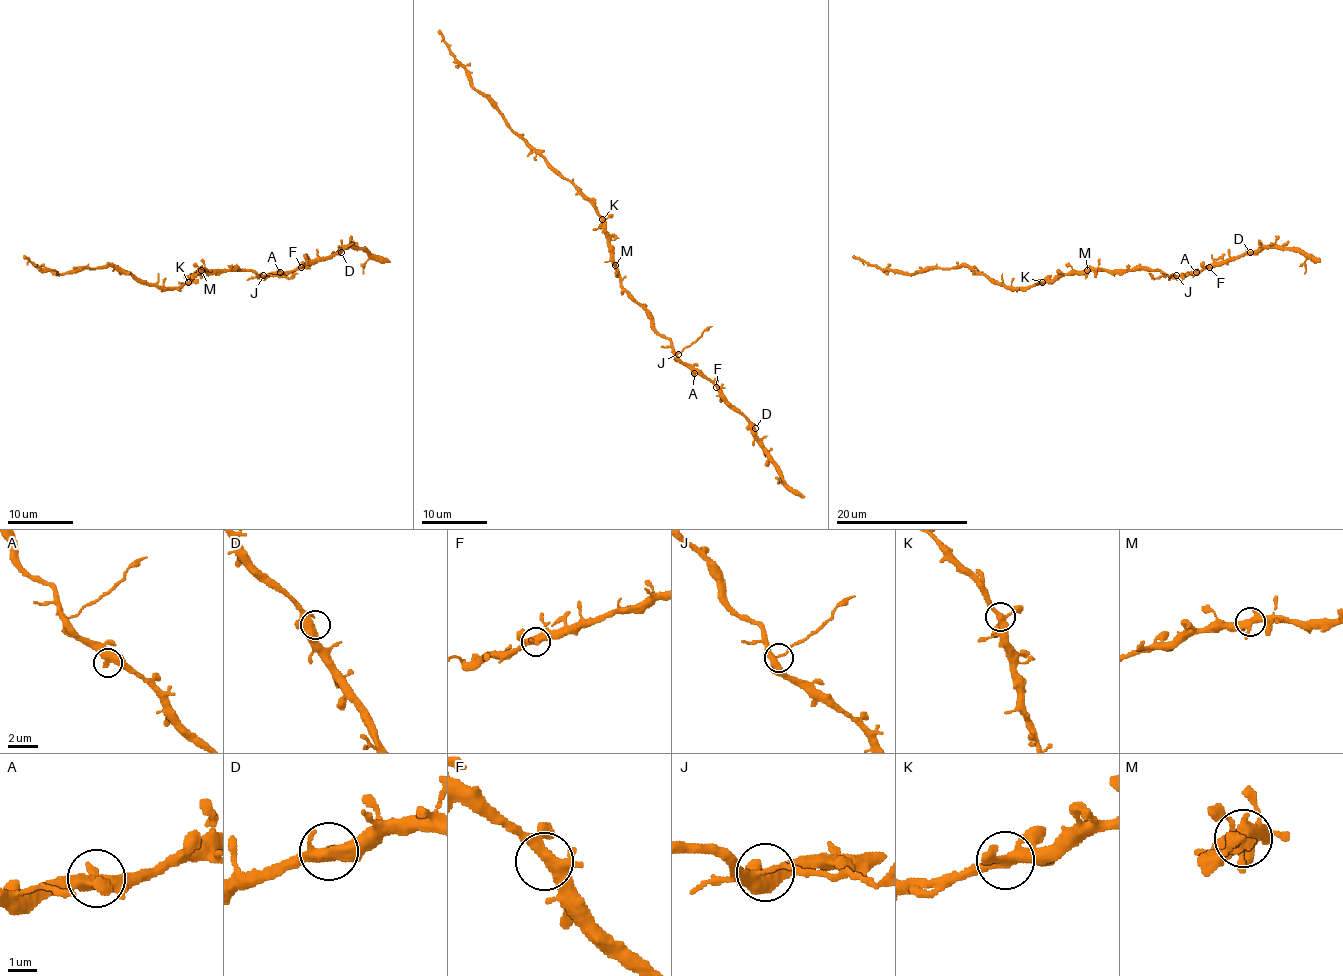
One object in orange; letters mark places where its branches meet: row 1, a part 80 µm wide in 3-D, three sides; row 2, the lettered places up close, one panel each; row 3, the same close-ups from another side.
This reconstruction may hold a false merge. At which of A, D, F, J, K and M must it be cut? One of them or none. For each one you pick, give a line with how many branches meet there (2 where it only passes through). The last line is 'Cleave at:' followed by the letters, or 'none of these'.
Cleave at: none of these

